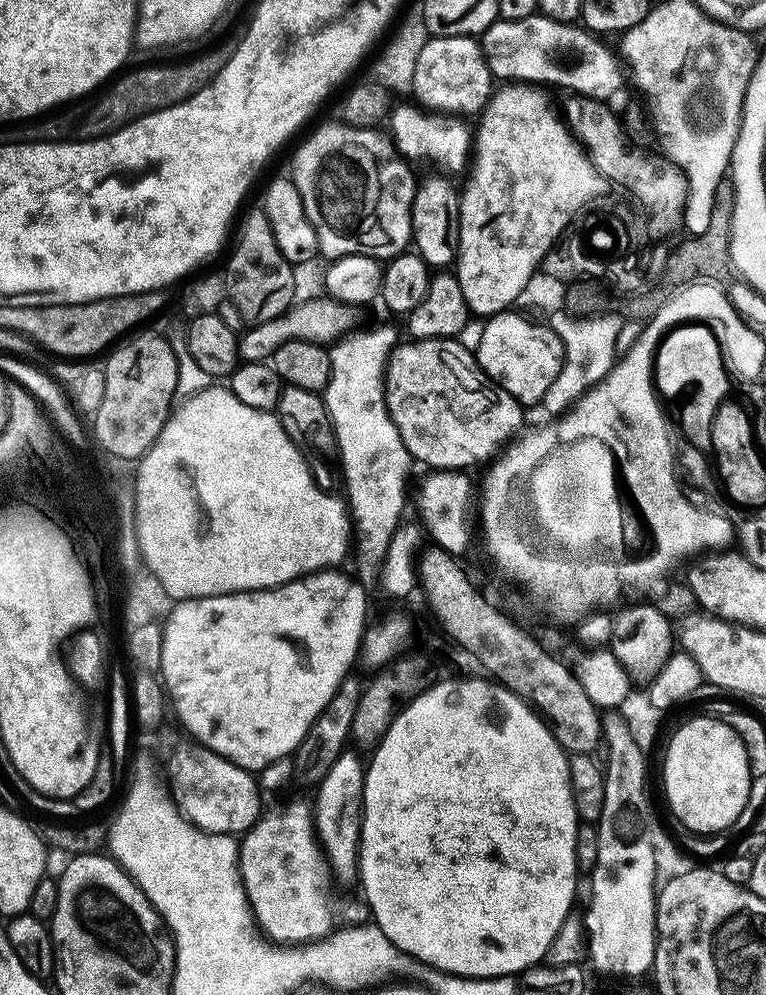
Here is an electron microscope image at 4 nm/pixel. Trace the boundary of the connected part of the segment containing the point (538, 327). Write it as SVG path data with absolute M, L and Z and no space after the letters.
M509 310L483 321L480 341L474 344L474 355L480 369L499 388L505 388L521 406L539 405L550 384L558 378L564 364L564 346L547 323L535 324L519 311Z

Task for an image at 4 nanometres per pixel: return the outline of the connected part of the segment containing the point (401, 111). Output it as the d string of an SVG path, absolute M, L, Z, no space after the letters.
M400 104L392 112L391 143L394 148L396 143L395 151L401 157L409 156L412 160L433 160L438 167L445 168L448 172L460 172L464 167L468 168L470 153L474 148L474 136L471 131L468 133L467 126L460 121L463 119L456 114L441 114L412 104Z

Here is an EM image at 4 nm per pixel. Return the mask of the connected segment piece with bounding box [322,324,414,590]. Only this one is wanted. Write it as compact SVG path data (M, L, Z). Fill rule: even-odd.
M388 324L364 328L361 332L354 331L341 335L331 345L332 369L322 395L324 409L328 411L328 422L332 425L335 447L340 447L340 464L344 467L342 480L348 483L346 495L354 521L354 560L356 556L356 568L360 571L358 580L365 589L372 590L375 584L377 587L381 583L386 550L390 550L390 538L394 538L394 530L405 515L404 491L408 488L408 467L413 467L414 461L398 434L398 426L388 413L388 402L384 397L385 377L389 371L388 357L398 343L396 332Z

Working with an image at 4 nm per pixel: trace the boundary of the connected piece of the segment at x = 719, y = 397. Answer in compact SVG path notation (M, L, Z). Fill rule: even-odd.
M689 322L681 324L679 327L672 329L660 341L655 357L653 359L653 385L659 395L678 394L687 386L694 386L695 392L692 398L687 402L686 406L680 412L680 424L683 432L686 434L685 439L690 441L693 446L701 452L711 449L712 442L710 440L709 425L698 425L701 420L709 421L717 414L719 406L729 397L730 390L730 374L727 365L724 362L724 356L721 354L720 343L717 342L716 336L708 327L699 322Z

